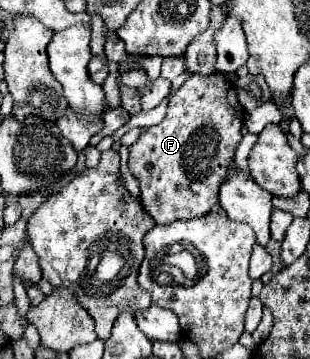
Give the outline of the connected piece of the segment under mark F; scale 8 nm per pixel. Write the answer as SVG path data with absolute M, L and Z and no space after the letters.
M222 73L206 77L188 77L184 85L170 97L168 111L162 123L146 127L138 141L130 145L128 167L140 183L142 207L154 217L156 223L172 223L178 219L192 219L208 213L218 203L218 189L226 181L228 165L234 161L234 151L242 139L245 111L242 109L236 87L226 81Z

